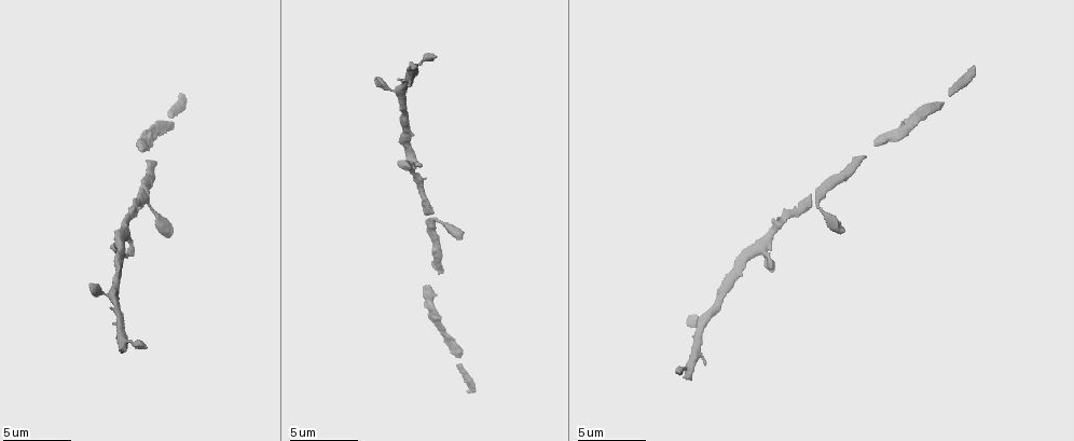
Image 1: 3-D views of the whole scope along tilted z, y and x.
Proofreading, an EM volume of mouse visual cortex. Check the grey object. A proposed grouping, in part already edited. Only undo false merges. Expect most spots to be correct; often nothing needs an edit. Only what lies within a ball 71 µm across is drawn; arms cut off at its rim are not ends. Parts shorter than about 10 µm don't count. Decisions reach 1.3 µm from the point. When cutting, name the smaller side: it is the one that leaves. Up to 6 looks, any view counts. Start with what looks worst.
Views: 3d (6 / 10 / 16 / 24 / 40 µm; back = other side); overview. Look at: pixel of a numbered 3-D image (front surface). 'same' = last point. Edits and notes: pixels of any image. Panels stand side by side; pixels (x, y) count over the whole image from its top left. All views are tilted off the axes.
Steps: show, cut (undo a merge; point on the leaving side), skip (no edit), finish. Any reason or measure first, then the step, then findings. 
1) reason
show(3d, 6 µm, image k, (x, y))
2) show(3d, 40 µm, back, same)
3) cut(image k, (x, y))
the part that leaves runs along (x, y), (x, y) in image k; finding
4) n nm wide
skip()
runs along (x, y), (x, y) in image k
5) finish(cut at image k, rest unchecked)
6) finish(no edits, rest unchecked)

thick turns thin
show(3d, 10 µm, image 1, (144, 146))

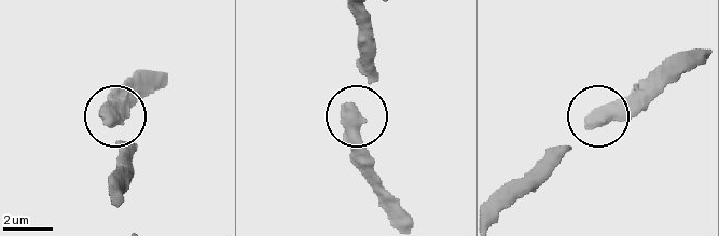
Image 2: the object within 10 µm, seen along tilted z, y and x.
show(3d, 10 µm, back, image 2, (353, 117))

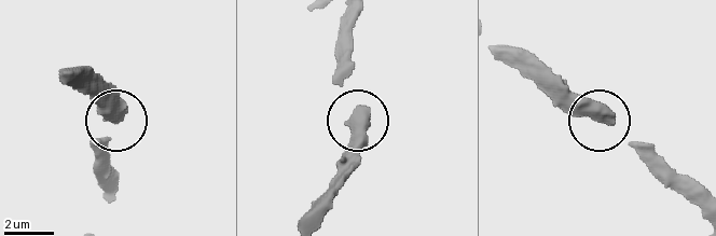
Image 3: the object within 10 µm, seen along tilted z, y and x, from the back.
470 nm wide
skip()
one neuron here

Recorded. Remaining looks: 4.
thick turns thin
show(3d, 16 µm, image 1, (750, 255))

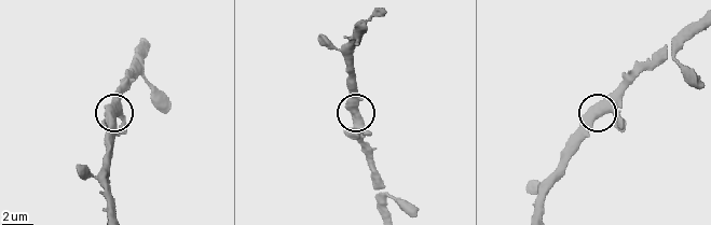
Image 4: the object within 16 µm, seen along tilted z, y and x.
skip()
runs along (659, 53), (571, 139) in image 4; one neuron here

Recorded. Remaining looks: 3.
show(3d, 10 µm, image 1, (810, 199))

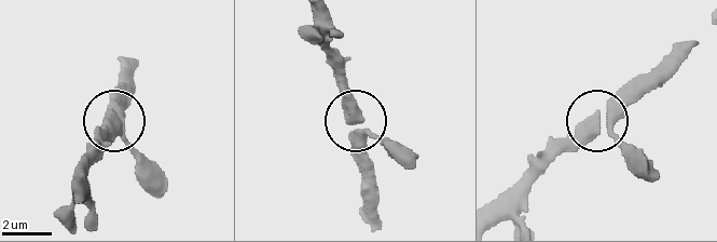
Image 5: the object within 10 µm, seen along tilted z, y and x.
show(3d, 10 µm, back, image 5, (115, 121))

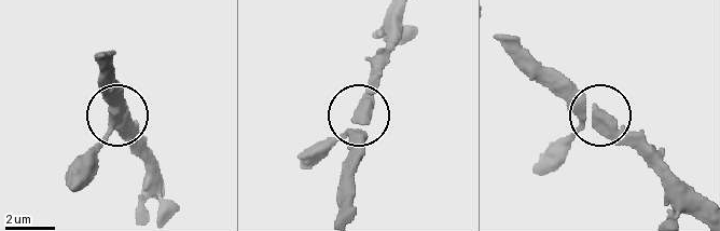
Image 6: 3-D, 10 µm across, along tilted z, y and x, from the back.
side arm 18 µm
skip()
runs along (601, 117), (645, 161) in image 6; all the same neuron

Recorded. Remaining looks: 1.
finish(no edits, rest unchecked)

